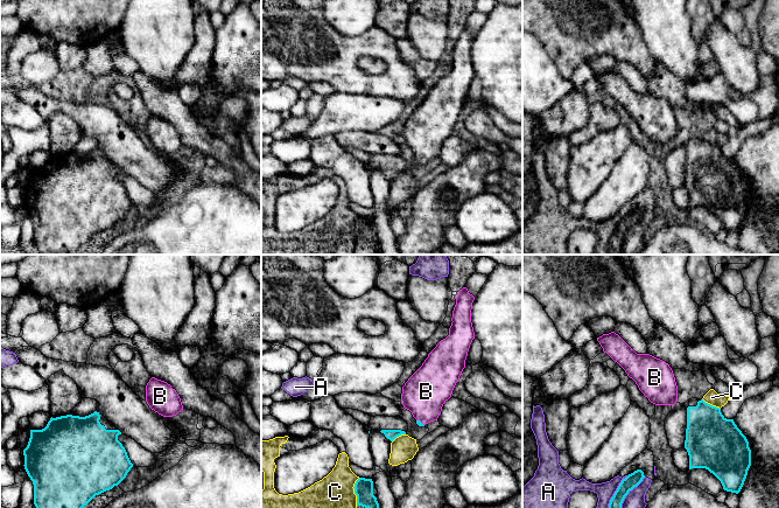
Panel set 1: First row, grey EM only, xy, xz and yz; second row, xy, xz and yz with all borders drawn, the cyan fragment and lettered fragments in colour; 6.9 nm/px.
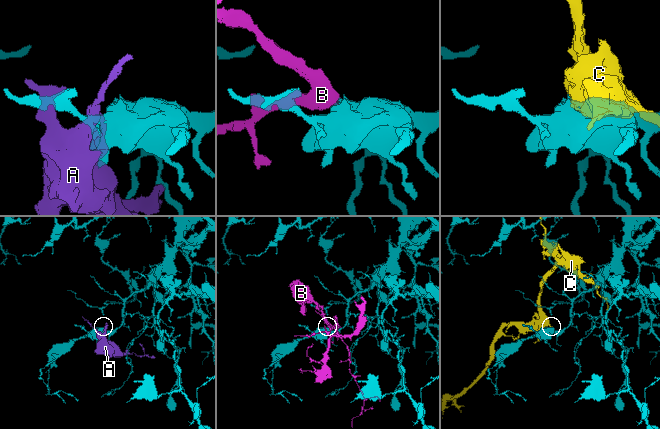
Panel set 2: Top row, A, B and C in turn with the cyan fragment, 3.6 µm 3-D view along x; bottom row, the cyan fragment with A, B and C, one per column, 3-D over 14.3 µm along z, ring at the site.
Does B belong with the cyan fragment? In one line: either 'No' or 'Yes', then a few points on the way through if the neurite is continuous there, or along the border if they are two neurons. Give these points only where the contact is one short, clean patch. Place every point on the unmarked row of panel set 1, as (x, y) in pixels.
Yes. Path across: xz (419, 161), (420, 160), (425, 150), (426, 130)

